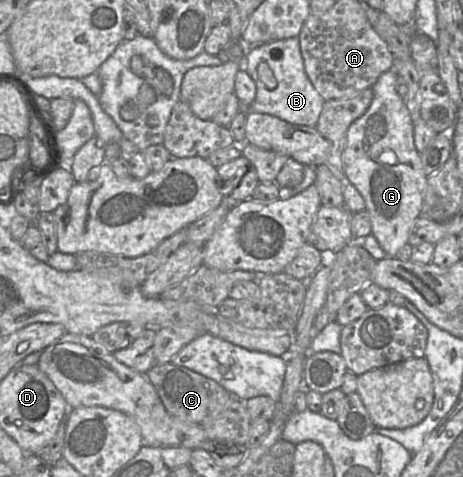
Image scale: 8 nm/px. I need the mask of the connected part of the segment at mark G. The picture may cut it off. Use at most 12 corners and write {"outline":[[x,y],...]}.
{"outline":[[394,70],[349,126],[345,183],[388,257],[409,249],[427,175]]}

